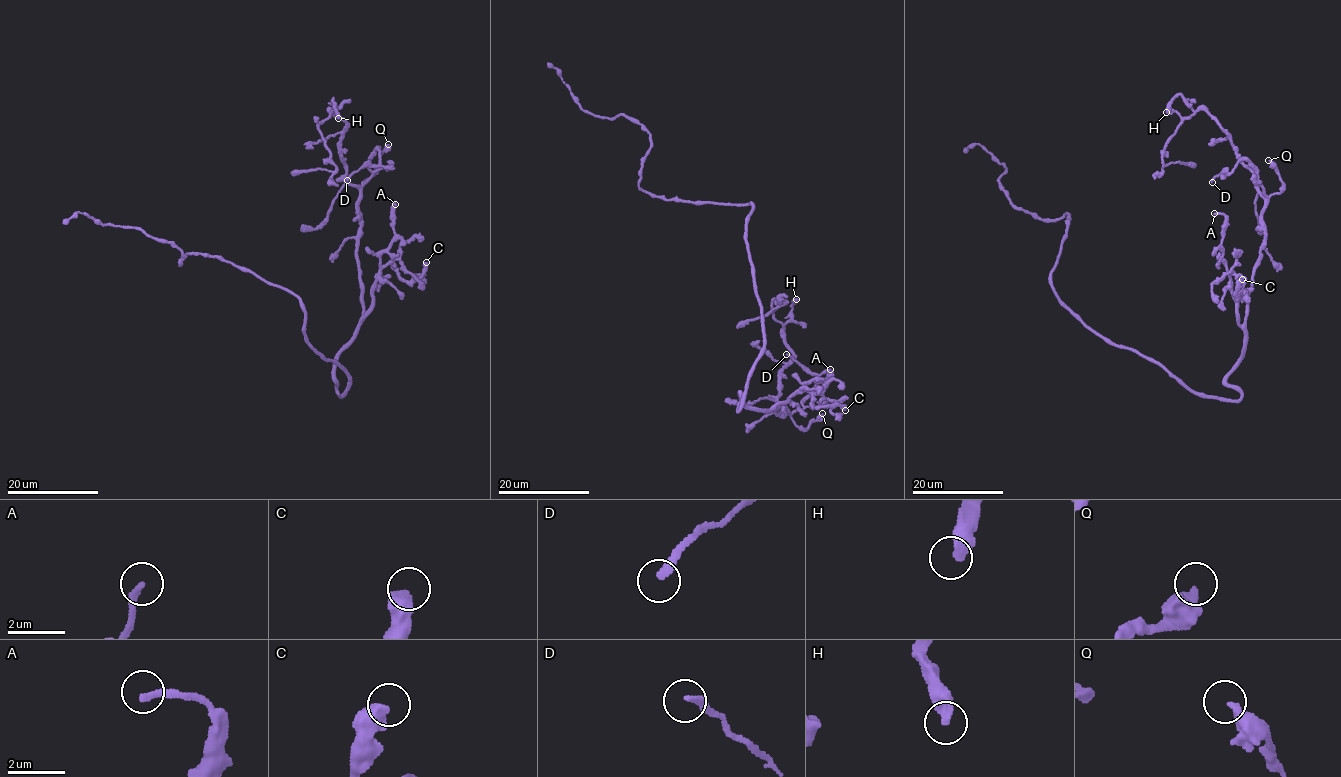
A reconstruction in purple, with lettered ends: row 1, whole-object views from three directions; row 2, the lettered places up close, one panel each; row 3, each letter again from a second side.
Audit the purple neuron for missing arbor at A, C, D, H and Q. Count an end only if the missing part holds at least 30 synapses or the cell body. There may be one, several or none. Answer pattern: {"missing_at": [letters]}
{"missing_at": ["A"]}

